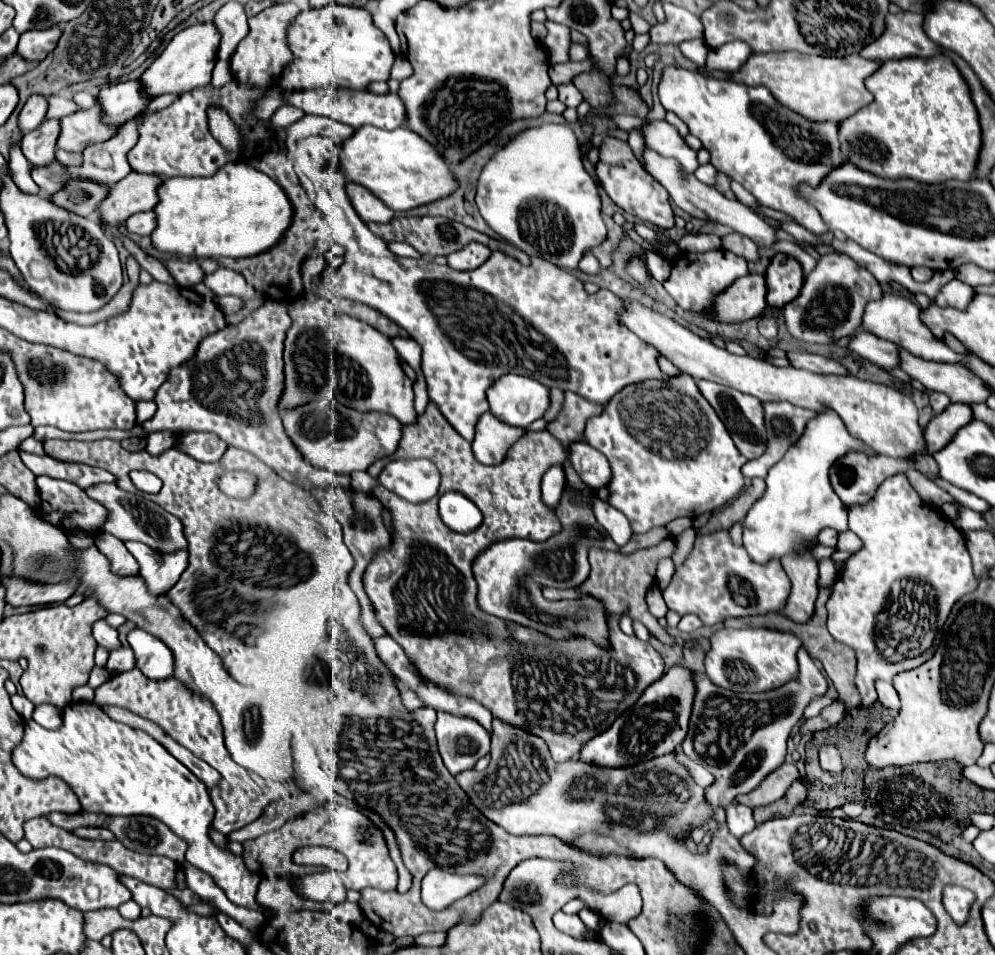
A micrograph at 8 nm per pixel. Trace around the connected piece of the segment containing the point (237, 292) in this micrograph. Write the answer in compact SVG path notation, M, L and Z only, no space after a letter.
M219 268L213 274L207 274L203 278L203 282L217 294L217 296L239 296L241 300L265 300L263 292L255 292L255 288L251 288L251 284L247 284L247 280L243 280L243 276L239 276L239 272L235 270L227 270L227 268Z

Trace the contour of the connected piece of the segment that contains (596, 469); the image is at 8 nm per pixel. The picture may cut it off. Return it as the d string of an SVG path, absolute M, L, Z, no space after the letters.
M585 442L571 444L571 464L579 478L593 490L605 488L611 482L611 468L607 458Z

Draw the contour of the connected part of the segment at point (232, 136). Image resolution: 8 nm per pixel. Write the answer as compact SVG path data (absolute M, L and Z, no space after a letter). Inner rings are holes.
M209 108L207 118L209 118L209 130L215 136L215 140L219 140L219 144L223 144L227 152L239 152L241 134L239 128L231 122L231 118L221 108Z

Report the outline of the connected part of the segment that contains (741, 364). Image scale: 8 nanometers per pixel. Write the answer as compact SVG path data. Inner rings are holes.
M625 300L625 314L621 322L635 332L641 340L653 344L665 358L669 358L681 372L691 374L695 380L711 380L715 384L735 388L743 394L751 394L761 402L791 402L795 406L823 412L835 410L847 430L857 440L863 440L877 454L893 456L893 458L915 458L917 470L927 476L937 476L935 460L925 452L923 446L923 430L917 424L917 406L915 402L895 390L893 386L877 384L871 380L861 380L855 376L823 376L813 374L799 368L777 368L765 360L753 356L735 356L725 348L713 346L709 340L693 334L689 328L673 322L671 318L657 314L637 302Z

